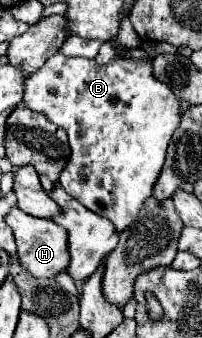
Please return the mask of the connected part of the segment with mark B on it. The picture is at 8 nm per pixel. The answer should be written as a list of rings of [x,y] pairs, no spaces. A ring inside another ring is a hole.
[[[56,53],[36,73],[26,77],[24,105],[44,113],[68,133],[70,159],[60,173],[62,189],[94,213],[110,219],[116,233],[132,225],[140,205],[152,195],[166,159],[166,147],[180,123],[180,101],[164,83],[154,79],[152,63],[146,59],[132,61],[118,57],[110,65],[98,65],[96,59],[64,57],[62,53]]]

